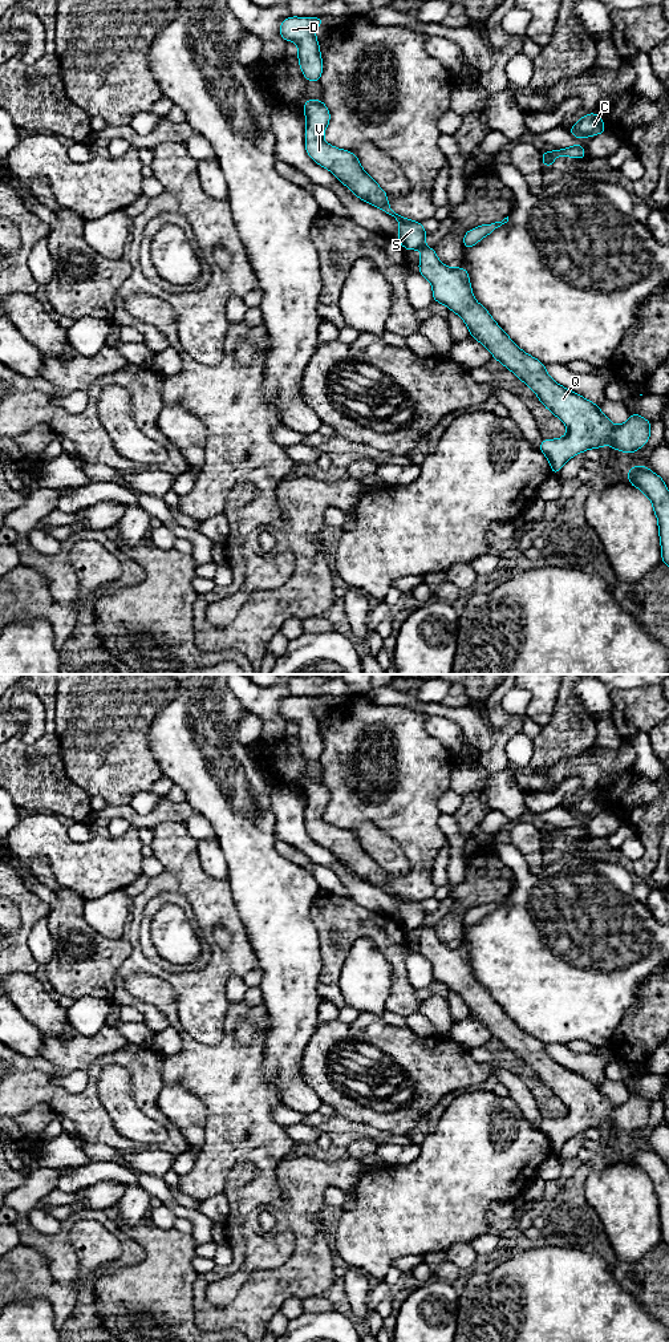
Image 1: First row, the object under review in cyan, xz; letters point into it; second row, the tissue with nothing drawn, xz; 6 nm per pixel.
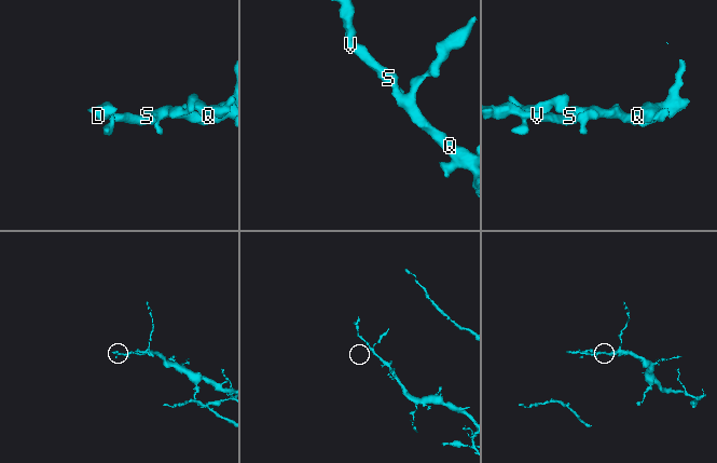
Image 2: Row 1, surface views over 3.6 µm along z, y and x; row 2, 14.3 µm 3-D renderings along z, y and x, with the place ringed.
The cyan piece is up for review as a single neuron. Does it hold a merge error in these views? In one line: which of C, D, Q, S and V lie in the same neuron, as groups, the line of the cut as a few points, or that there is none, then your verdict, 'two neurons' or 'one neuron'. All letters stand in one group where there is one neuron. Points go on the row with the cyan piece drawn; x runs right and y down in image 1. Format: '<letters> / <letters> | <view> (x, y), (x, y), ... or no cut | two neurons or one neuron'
C D Q S V | no cut | one neuron

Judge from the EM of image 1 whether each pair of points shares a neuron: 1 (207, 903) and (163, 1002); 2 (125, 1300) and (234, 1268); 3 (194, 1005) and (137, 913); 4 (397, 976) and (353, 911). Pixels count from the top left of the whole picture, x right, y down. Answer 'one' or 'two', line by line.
1: two
2: two
3: one
4: one

